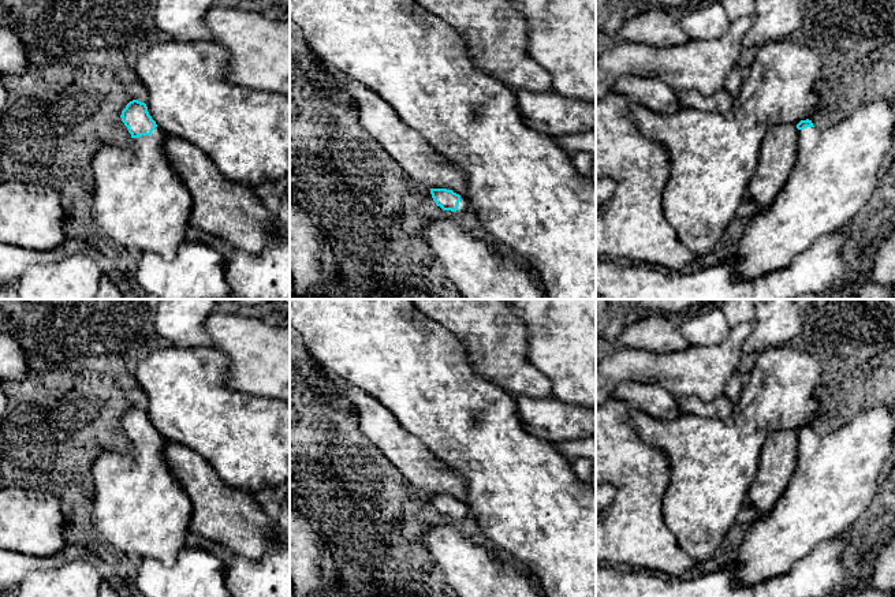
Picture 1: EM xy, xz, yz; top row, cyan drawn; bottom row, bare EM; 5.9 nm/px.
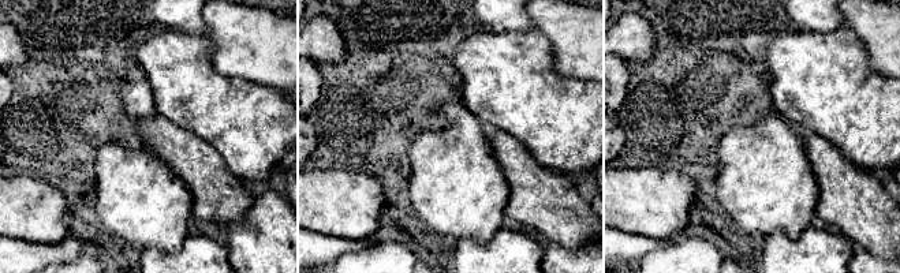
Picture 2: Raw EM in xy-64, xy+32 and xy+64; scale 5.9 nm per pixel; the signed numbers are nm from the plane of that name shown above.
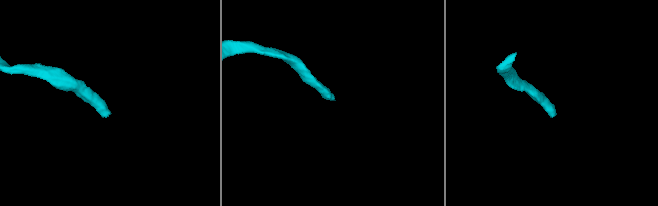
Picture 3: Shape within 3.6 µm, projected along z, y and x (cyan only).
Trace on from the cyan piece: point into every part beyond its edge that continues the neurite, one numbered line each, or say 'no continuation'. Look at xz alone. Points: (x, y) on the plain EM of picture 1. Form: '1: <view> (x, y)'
1: xz (463, 512)

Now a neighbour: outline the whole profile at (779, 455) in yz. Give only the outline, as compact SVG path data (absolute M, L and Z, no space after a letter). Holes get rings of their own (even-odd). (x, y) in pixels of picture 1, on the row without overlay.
M776 430L762 445L756 480L749 488L749 503L760 515L768 514L787 488L798 462L798 434Z

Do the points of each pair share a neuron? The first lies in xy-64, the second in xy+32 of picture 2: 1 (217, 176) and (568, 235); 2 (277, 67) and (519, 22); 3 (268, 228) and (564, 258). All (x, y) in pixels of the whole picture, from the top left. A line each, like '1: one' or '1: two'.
1: one
2: two
3: one

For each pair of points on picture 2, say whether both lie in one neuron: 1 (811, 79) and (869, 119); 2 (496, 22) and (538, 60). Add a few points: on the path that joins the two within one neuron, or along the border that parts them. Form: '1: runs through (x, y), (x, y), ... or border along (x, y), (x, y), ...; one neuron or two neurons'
1: runs through (825, 85), (855, 108); one neuron
2: border along (531, 27), (527, 30), (489, 32); two neurons

